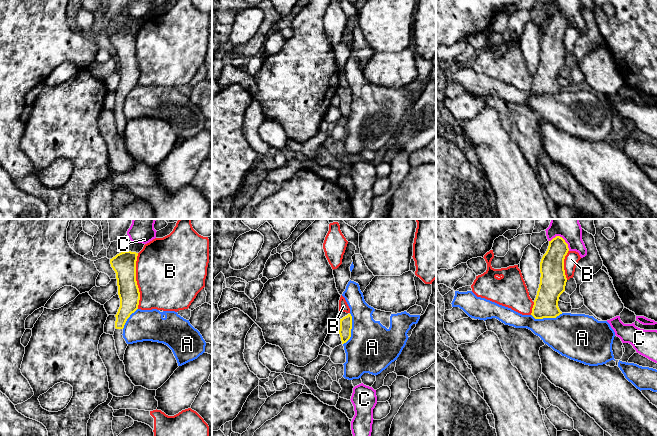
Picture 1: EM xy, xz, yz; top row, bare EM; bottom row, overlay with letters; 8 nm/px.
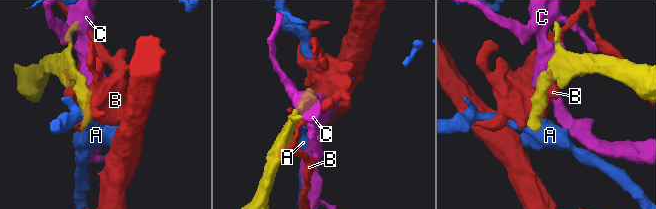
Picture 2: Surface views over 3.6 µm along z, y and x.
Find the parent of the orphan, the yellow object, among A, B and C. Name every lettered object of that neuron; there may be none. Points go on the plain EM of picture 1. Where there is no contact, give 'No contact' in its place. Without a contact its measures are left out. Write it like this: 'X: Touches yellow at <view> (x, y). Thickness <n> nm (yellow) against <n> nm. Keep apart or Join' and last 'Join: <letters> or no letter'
A: Touches yellow at xz (351, 104). Thickness 100 nm (yellow) against 380 nm. Keep apart
B: Touches yellow at xy (136, 57). Thickness 190 nm (yellow) against 500 nm. Keep apart
C: Touches yellow at yz (562, 14). Thickness 190 nm (yellow) against 160 nm. Keep apart
Join: no letter

